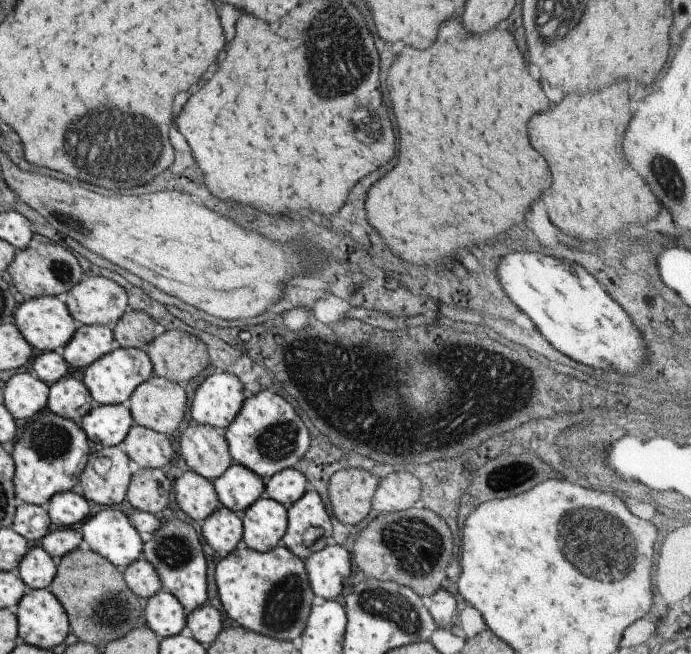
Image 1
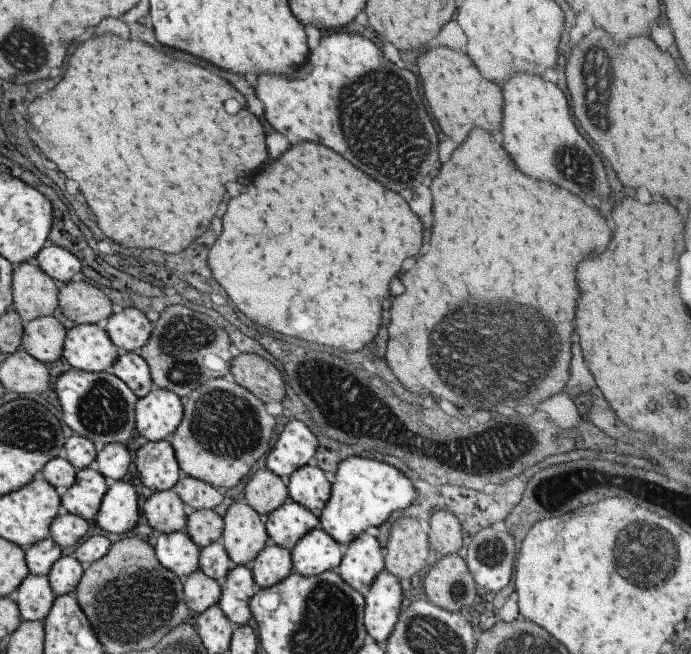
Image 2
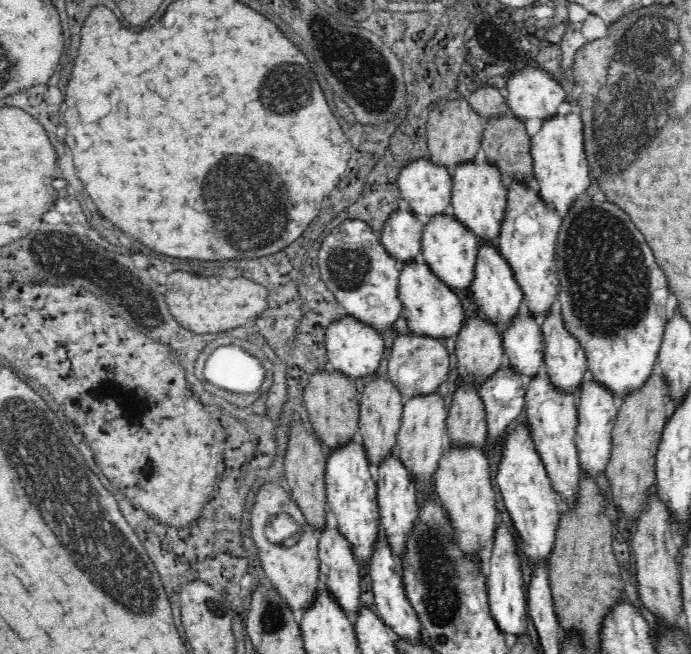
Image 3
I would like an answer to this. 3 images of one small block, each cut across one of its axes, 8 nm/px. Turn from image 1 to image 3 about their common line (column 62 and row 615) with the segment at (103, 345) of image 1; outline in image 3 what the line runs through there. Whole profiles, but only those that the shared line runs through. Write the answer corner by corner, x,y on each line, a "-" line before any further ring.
332,521
319,533
318,537
320,580
324,582
324,586
326,586
327,589
326,592
334,597
334,600
340,605
342,611
354,620
357,618
360,610
361,588
360,568
358,568
358,563
354,561
352,547
350,547
350,543
348,543
346,537
336,529

